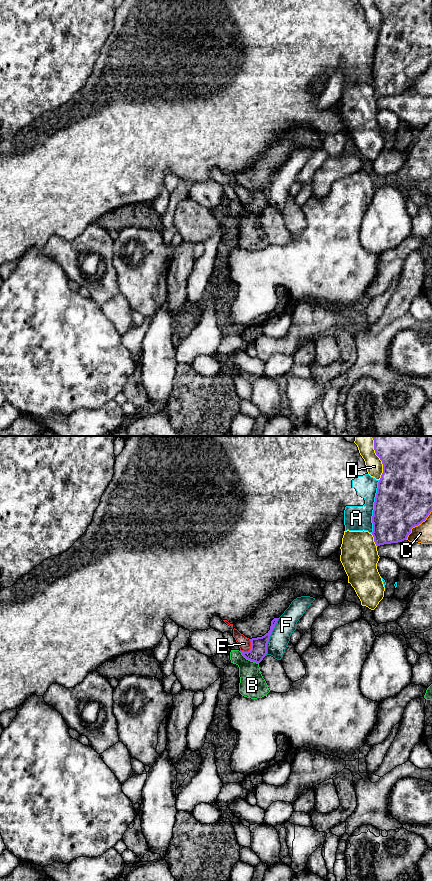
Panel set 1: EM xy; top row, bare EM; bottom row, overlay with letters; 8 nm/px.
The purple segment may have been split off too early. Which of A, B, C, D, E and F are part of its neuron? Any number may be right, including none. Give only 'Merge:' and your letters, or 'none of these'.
Merge: none of these

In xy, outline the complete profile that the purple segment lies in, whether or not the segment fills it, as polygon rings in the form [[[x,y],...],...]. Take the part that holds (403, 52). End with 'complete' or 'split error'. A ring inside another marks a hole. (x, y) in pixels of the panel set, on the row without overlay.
[[[374,0],[374,2],[383,16],[372,68],[372,87],[378,99],[406,92],[411,81],[425,73],[432,63],[432,0]]] | complete

